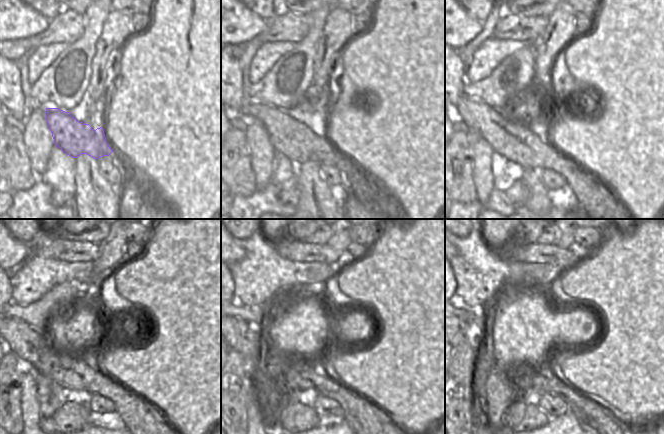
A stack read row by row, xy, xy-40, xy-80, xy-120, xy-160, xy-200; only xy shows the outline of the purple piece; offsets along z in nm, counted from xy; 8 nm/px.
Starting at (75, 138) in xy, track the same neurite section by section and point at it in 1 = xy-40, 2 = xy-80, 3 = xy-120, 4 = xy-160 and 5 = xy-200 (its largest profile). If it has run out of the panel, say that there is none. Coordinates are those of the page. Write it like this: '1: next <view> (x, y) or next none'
1: next xy-40 (289, 136)
2: next xy-80 (509, 135)
3: next xy-120 (75, 370)
4: next xy-160 (302, 375)
5: next xy-200 (528, 381)

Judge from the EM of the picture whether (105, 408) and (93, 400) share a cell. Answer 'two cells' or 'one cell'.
one cell

